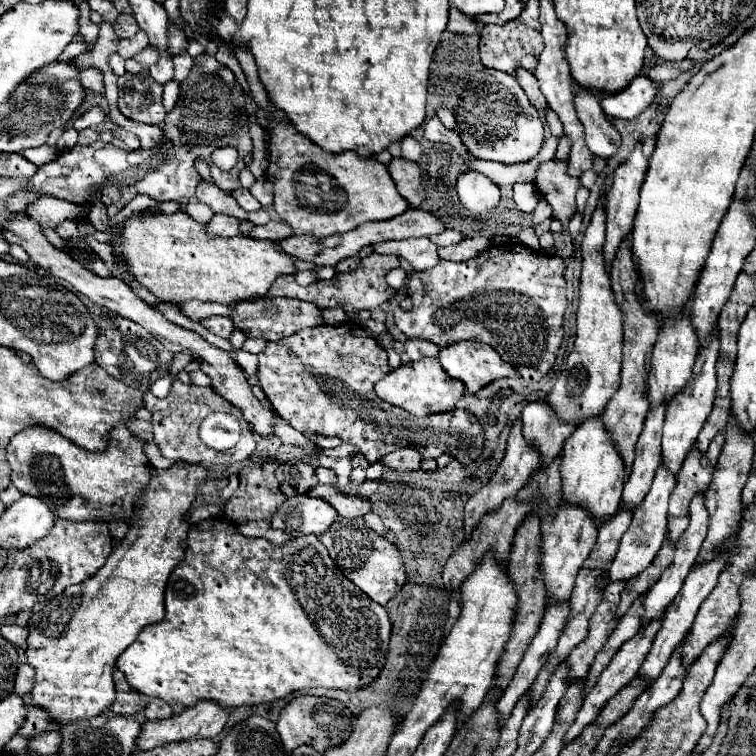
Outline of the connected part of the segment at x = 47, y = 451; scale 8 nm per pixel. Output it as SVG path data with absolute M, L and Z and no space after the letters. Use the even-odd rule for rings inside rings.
M127 425L115 427L105 453L89 453L59 433L45 427L29 427L17 433L7 447L13 485L27 495L43 499L57 519L103 521L129 519L137 497L151 479L151 465L143 453L143 441L127 431Z

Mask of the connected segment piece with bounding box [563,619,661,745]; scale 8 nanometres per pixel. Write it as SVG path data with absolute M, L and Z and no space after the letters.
M659 619L659 621L651 621L649 625L645 625L633 639L629 639L629 641L615 653L615 657L611 659L609 667L599 675L595 687L587 693L587 699L583 699L583 707L579 709L577 719L575 719L575 723L569 727L567 739L563 741L565 745L571 743L571 739L575 739L575 735L579 735L579 731L583 731L583 727L587 727L587 725L591 725L591 723L595 721L595 715L599 715L599 711L603 709L603 703L607 703L607 699L615 697L615 695L619 693L619 689L623 689L627 683L631 683L631 679L635 679L641 663L645 661L645 657L647 657L647 653L649 653L649 649L651 649L653 637L655 637L655 633L659 631L659 627L661 627L661 619Z

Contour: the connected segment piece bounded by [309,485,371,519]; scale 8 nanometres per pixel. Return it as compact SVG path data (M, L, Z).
M317 485L315 489L309 491L309 495L311 495L311 497L319 497L319 499L331 503L331 507L335 507L341 517L351 517L351 519L355 519L355 517L363 517L365 513L371 511L369 499L359 497L359 495L341 493L341 491L335 489L335 487Z

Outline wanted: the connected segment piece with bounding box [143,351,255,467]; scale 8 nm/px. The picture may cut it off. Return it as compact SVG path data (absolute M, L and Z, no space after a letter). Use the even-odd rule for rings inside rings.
M181 351L175 355L173 363L171 363L171 369L169 369L169 377L173 377L173 387L169 391L169 395L165 399L157 399L153 397L151 393L143 393L143 407L147 411L151 411L153 419L153 429L155 429L155 443L161 451L163 457L171 459L171 461L187 461L187 463L203 463L203 465L229 465L229 463L239 463L239 461L245 461L253 455L255 451L255 437L253 437L253 431L249 427L249 423L243 419L243 413L231 405L227 399L223 399L221 395L217 395L211 387L197 387L197 385L187 385L187 383L181 383L177 373L189 365L193 359L191 351ZM213 411L225 411L225 413L233 413L239 423L241 423L241 437L239 437L239 443L229 449L229 451L213 451L213 449L207 449L201 439L199 439L199 425L201 421L213 413Z

